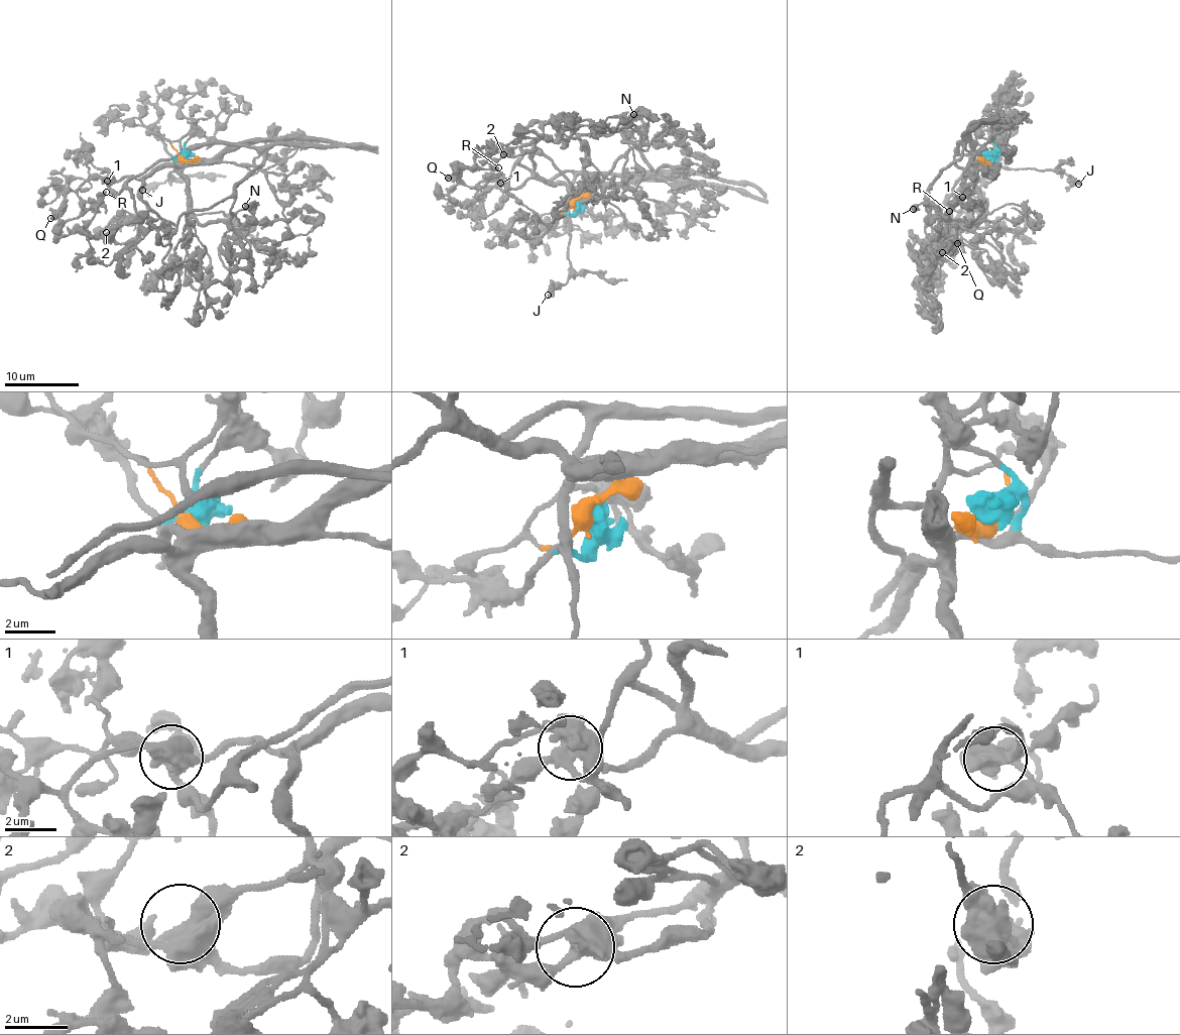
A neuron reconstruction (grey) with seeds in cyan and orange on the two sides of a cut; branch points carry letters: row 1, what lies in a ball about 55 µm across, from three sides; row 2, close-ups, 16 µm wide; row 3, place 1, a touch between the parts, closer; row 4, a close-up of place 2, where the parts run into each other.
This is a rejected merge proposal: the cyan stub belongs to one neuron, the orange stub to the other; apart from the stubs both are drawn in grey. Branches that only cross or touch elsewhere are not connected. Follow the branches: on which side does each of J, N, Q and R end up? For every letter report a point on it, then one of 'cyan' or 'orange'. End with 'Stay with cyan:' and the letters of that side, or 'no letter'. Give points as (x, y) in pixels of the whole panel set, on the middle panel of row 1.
J: place (548, 295); cyan
N: place (633, 114); orange
Q: place (448, 178); cyan
R: place (498, 167); orange
Stay with cyan: J, Q

